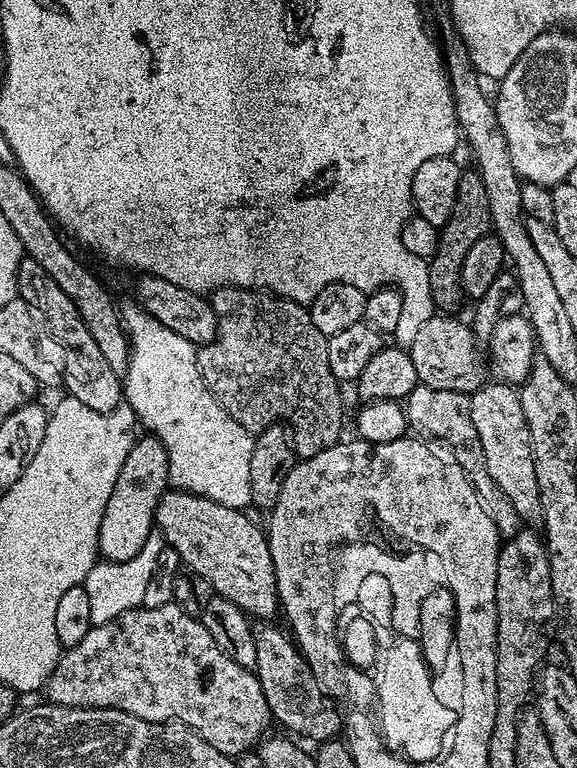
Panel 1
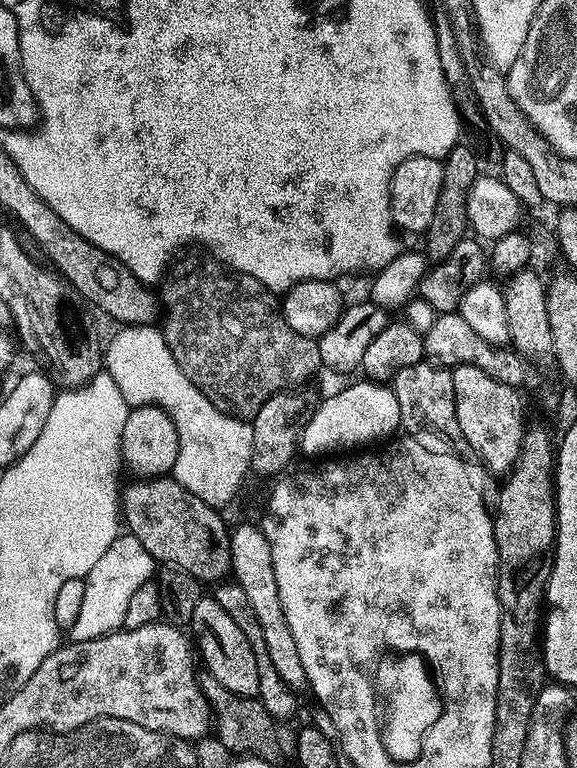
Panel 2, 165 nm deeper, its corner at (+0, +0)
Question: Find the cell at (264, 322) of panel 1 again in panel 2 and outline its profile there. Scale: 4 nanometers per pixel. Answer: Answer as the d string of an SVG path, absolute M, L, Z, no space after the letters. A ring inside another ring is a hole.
M196 251L200 252L177 255L167 265L166 275L158 285L158 304L162 309L162 320L163 316L165 320L162 331L166 346L186 378L218 410L237 418L254 417L275 392L303 385L316 371L321 371L319 343L311 336L290 330L278 311L277 297L262 286L258 278L236 272L207 251Z

